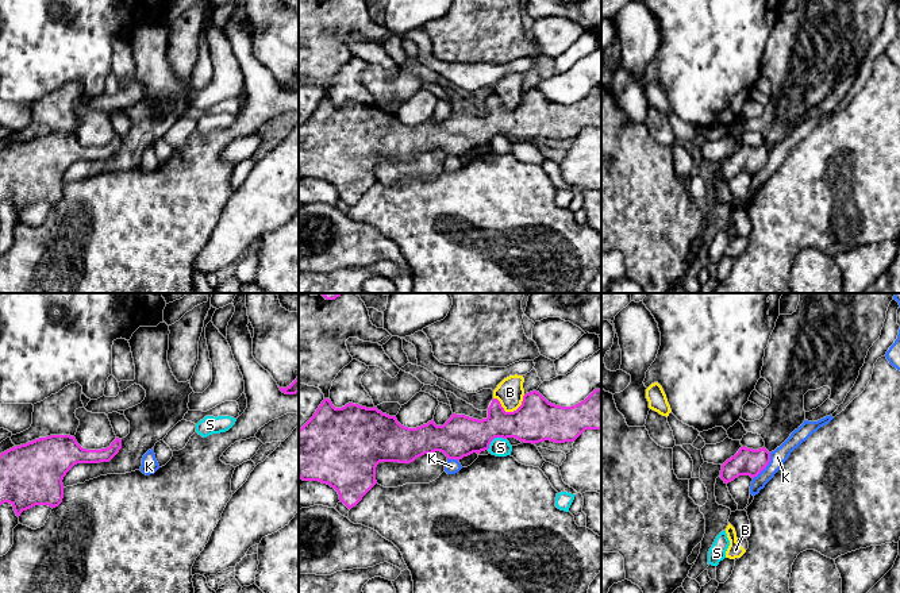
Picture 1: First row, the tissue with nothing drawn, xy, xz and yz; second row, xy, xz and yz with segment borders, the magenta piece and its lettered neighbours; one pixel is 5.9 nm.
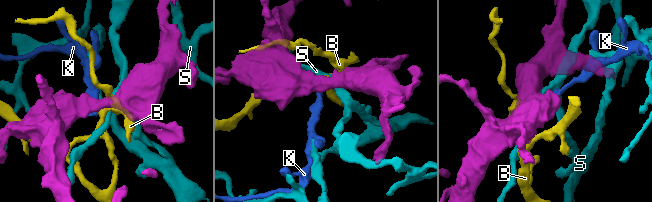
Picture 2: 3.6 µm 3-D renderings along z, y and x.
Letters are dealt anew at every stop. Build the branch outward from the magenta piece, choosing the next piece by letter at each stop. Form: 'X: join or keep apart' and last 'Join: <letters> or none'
B: keep apart
K: keep apart
S: keep apart
Join: none

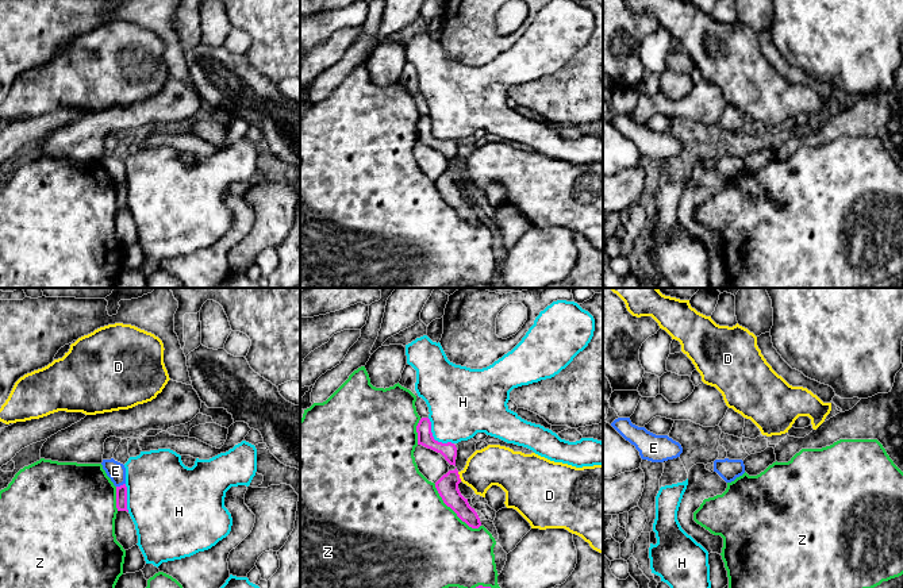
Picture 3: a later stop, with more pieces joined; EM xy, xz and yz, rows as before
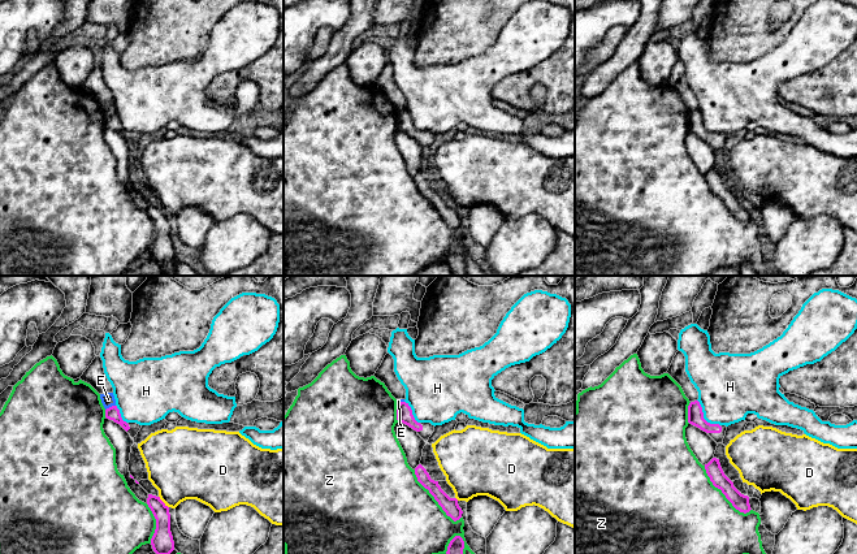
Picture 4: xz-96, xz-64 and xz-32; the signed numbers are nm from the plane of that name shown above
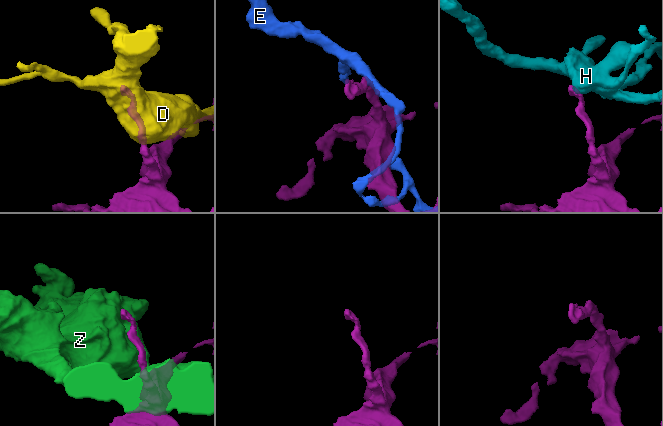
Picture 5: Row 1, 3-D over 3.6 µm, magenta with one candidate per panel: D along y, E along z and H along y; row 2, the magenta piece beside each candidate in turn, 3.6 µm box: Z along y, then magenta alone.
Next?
D: keep apart
E: keep apart
H: keep apart
Z: keep apart
Join: none

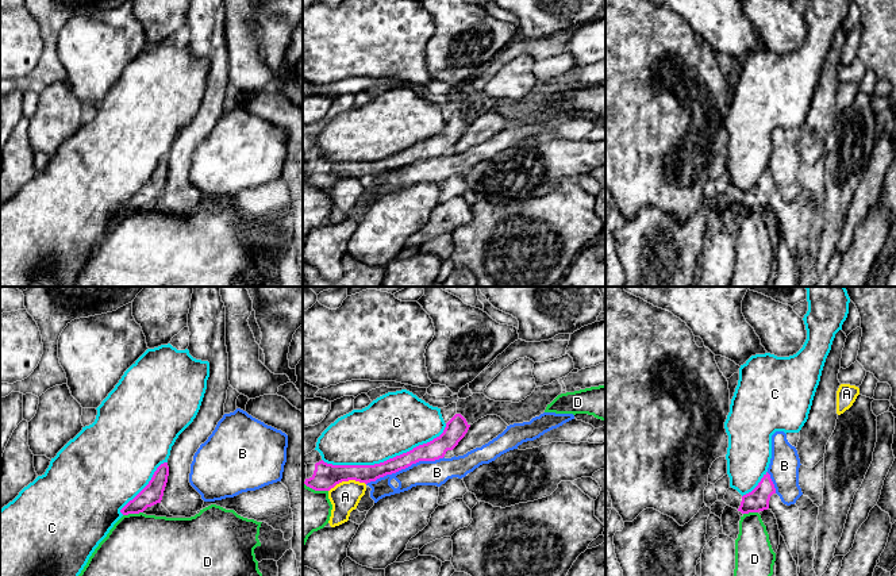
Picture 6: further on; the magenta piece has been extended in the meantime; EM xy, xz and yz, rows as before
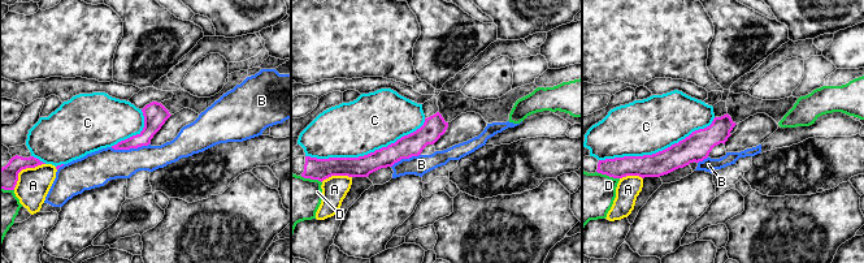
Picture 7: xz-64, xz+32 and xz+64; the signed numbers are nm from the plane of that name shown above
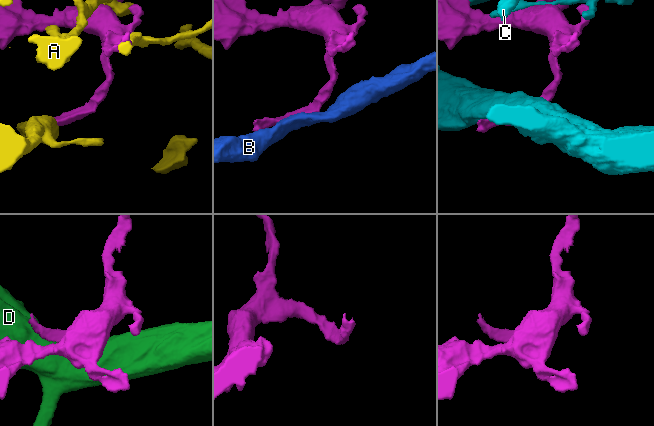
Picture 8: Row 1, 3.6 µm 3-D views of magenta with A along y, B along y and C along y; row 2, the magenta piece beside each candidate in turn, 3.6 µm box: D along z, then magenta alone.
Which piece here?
A: keep apart
B: keep apart
C: keep apart
D: keep apart
Join: none

